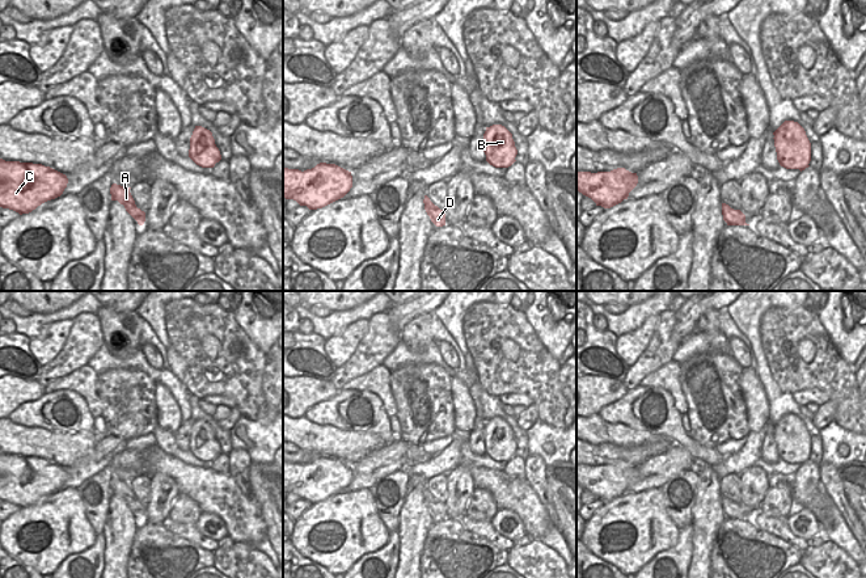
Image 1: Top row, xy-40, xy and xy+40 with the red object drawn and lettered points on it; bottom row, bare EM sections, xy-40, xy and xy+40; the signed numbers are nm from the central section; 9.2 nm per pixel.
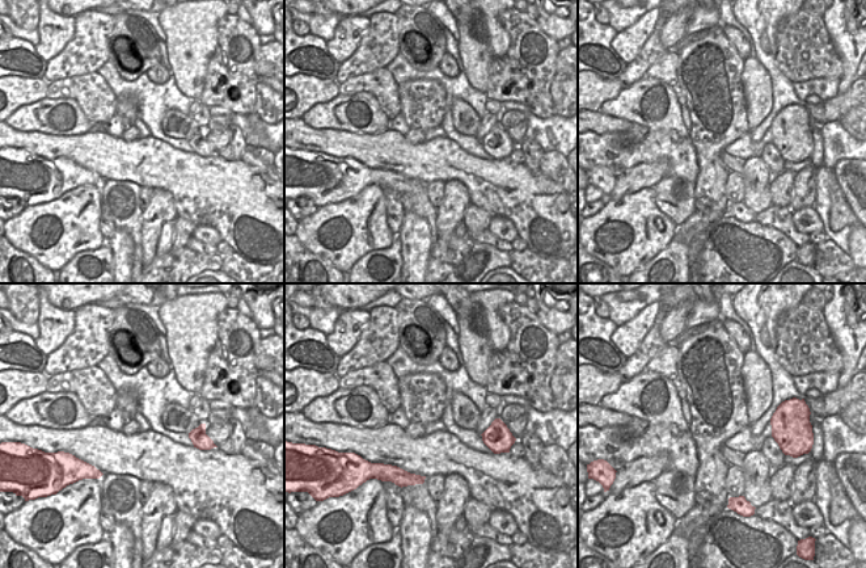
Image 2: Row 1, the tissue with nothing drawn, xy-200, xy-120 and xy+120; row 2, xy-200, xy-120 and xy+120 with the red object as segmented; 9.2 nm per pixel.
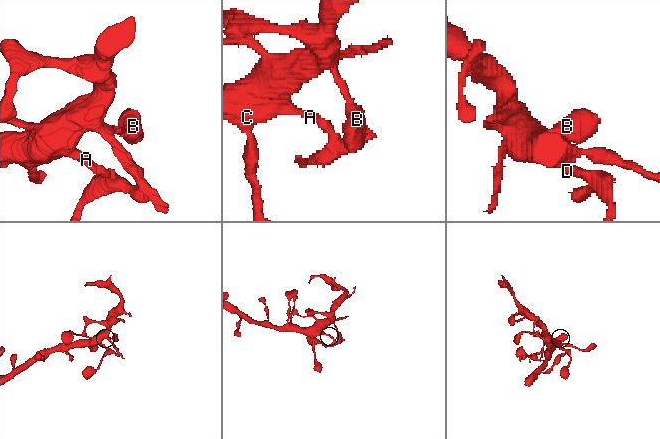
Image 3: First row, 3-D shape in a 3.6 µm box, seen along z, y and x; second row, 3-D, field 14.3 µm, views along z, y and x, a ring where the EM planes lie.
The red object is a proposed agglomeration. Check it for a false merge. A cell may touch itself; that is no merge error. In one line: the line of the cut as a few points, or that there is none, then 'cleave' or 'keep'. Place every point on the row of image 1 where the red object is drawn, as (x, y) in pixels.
cut in xy-40 along (138, 209), (139, 214), (135, 219); cleave

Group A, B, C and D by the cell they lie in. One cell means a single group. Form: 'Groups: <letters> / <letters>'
Groups: A B C / D.

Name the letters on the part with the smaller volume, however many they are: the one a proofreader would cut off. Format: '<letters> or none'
D

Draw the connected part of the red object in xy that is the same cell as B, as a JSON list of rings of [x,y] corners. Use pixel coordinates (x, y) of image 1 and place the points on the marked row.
[[[502,125],[486,127],[483,134],[486,161],[495,168],[508,168],[516,160],[518,149],[512,134]]]

